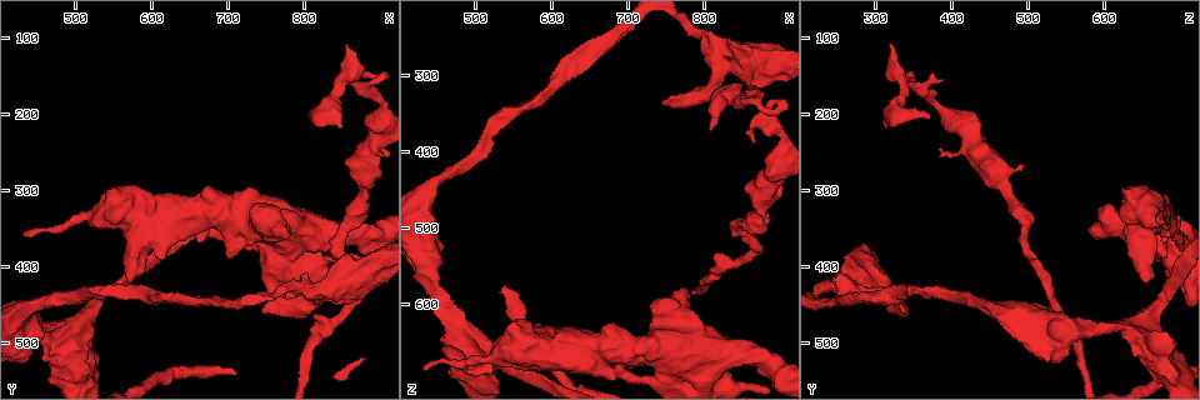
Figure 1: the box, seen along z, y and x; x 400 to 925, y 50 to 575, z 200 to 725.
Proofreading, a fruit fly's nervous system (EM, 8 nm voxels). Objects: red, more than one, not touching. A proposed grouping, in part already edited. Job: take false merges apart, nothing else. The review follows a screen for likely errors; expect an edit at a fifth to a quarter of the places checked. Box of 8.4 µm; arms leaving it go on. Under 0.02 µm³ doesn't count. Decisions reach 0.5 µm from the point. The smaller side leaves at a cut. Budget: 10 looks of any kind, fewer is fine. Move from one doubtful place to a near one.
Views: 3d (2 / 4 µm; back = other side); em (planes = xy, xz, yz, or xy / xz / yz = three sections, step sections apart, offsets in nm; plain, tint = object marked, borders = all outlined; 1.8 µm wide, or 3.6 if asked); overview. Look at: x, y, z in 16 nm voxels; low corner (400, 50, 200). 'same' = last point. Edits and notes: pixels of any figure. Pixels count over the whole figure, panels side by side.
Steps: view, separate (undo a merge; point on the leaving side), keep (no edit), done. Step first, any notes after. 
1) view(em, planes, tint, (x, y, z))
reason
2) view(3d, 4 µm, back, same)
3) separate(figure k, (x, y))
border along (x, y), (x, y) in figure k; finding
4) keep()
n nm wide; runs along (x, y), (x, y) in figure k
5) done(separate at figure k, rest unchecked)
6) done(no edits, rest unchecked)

view(3d, 4 µm, back, (440, 480, 550))
calibre changes

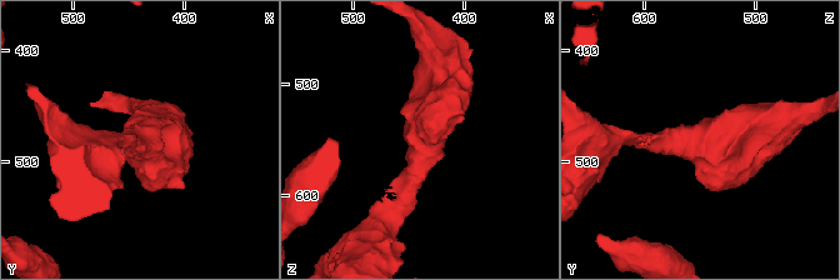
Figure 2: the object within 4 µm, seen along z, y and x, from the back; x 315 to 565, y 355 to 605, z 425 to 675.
view(em, yz, step 16, tint, (438, 484, 552))
arms of 260, 550 nm

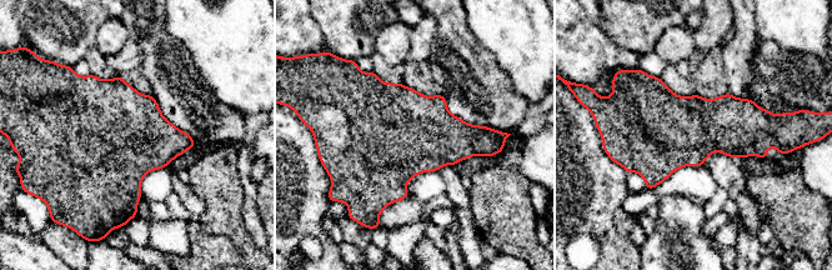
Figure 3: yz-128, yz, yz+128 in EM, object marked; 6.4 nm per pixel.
view(em, planes, tint, same)
another direction

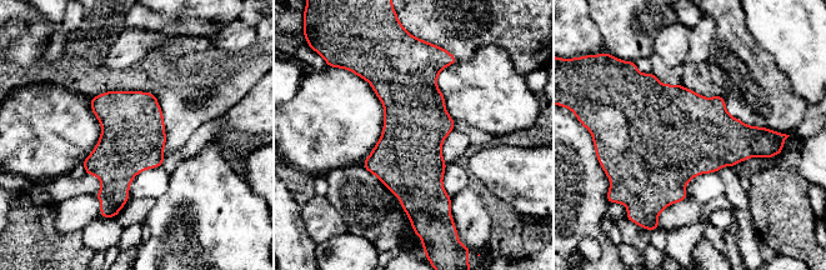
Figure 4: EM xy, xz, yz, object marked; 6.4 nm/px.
keep()
420 nm wide; one neuron here

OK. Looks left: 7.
view(3d, 4 µm, back, (500, 535, 680))
sudden change in width

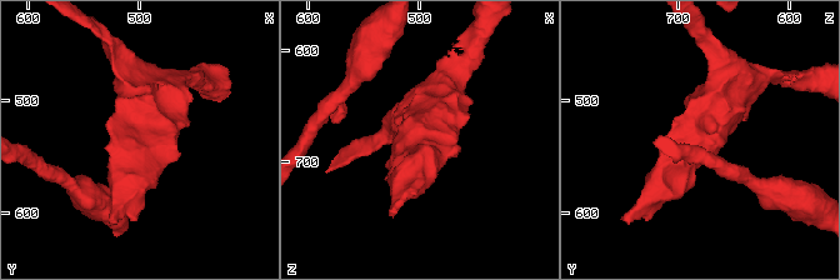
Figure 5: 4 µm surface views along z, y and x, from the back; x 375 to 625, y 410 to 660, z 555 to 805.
view(em, planes, tint, (500, 538, 680))
need the tissue

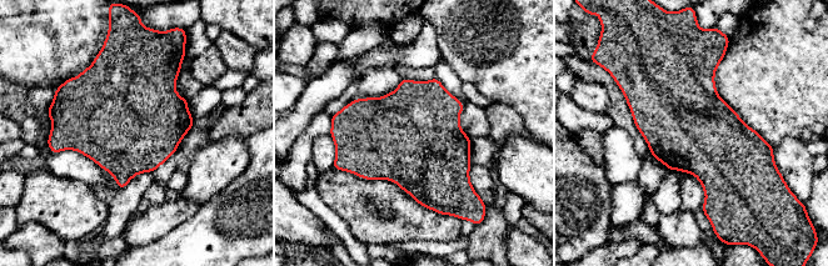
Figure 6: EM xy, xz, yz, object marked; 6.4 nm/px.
keep()
one neuron here

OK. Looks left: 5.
view(em, 3.6 µm, yz, step 8, tint, (865, 145, 330))
abrupt turn

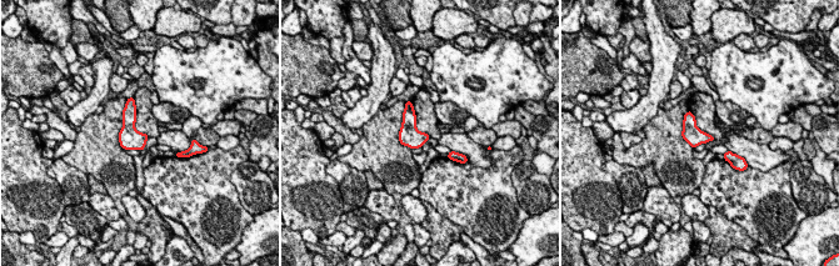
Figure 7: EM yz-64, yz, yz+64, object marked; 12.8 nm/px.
keep()
one neuron here

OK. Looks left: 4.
view(3d, 2 µm, (875, 285, 470))
thick turns thin

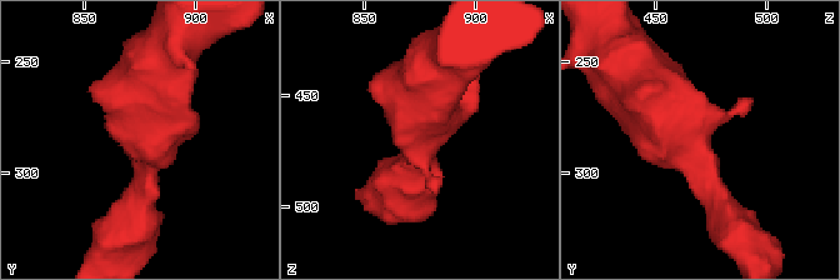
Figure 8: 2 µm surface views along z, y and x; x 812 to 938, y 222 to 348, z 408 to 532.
view(em, planes, tint, (877, 288, 469))
now the EM

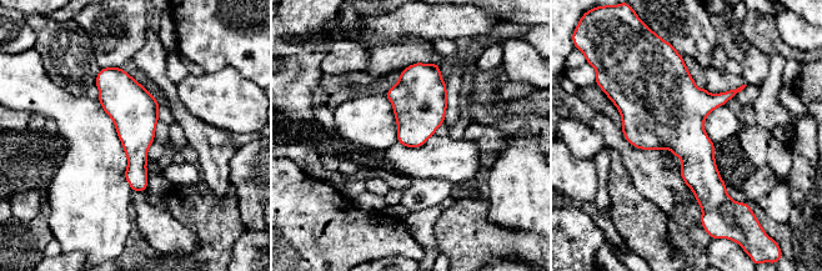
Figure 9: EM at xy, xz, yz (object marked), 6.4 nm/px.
keep()
runs along (103, 71), (135, 113), (141, 187) in figure 9; all the same neuron

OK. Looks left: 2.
done(no edits, rest unchecked)

